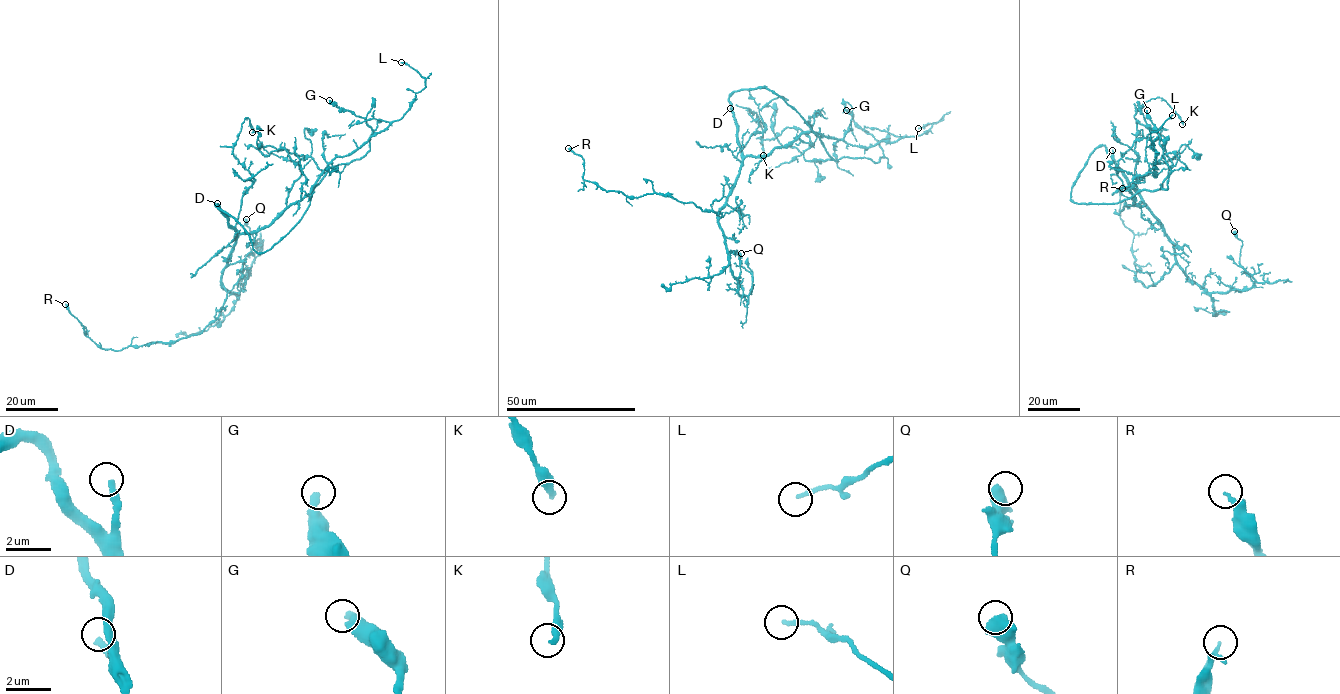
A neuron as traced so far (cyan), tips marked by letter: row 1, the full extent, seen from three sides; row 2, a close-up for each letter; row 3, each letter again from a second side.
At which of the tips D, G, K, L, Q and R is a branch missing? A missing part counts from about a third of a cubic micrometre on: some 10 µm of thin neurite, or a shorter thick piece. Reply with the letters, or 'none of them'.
D, G

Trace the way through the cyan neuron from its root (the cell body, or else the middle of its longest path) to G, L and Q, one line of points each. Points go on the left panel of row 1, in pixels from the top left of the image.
G: (224, 214), (257, 252), (268, 250), (300, 220), (327, 170), (363, 157), (373, 129), (329, 100)
L: (224, 214), (239, 233), (257, 232), (305, 197), (336, 157), (398, 121), (425, 87), (425, 78), (401, 62)
Q: (224, 214), (237, 239), (224, 267), (222, 286), (238, 295), (262, 249), (246, 219)

